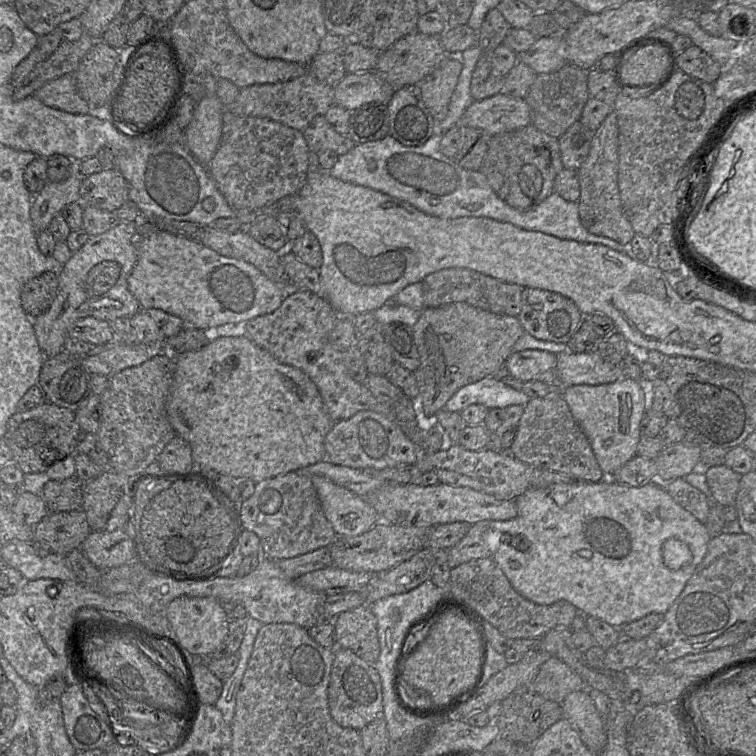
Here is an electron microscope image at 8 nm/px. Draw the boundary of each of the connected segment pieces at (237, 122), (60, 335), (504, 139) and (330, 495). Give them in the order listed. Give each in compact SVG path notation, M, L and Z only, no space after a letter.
M226 111L220 145L206 167L234 210L255 210L298 193L308 177L309 156L301 131L265 117L237 116Z
M120 222L110 230L89 240L61 267L56 296L50 307L33 319L38 345L46 358L51 358L65 350L65 342L70 327L79 319L94 317L112 322L119 317L132 317L141 307L128 289L127 280L137 261L136 222Z
M529 125L493 135L480 171L496 195L507 205L519 211L529 211L554 192L555 180L563 168L559 138Z
M312 476L311 480L324 515L337 535L356 537L381 521L365 498L322 476Z

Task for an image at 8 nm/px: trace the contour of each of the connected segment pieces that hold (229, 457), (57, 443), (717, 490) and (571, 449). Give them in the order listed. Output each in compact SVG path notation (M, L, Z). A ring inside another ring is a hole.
M246 336L212 338L205 346L198 350L187 351L175 356L175 364L176 367L166 404L166 412L176 435L183 438L190 445L195 465L193 470L196 472L206 477L209 475L207 474L208 472L218 472L235 479L251 479L255 483L259 483L266 479L301 470L326 459L324 440L334 422L326 411L317 386L300 369L279 362L269 352L256 345Z
M45 401L27 411L17 411L8 421L4 439L11 449L14 462L25 473L46 472L56 461L64 459L68 455L75 455L77 436L81 432L72 410L59 407L53 403Z
M726 465L702 469L705 469L712 502L715 505L734 506L742 475Z
M563 395L533 398L525 405L518 433L509 452L532 466L561 472L574 480L599 482L607 477L596 460L591 444L573 417Z

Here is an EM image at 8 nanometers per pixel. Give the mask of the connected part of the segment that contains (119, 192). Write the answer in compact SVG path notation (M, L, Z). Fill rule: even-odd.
M115 168L82 177L78 203L83 206L114 212L127 199L128 185Z

